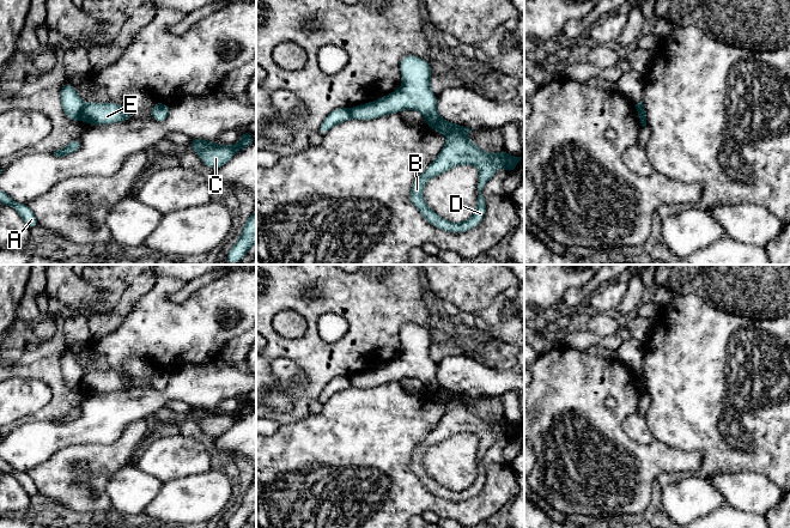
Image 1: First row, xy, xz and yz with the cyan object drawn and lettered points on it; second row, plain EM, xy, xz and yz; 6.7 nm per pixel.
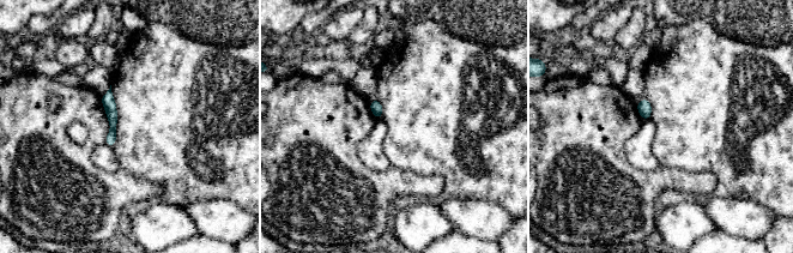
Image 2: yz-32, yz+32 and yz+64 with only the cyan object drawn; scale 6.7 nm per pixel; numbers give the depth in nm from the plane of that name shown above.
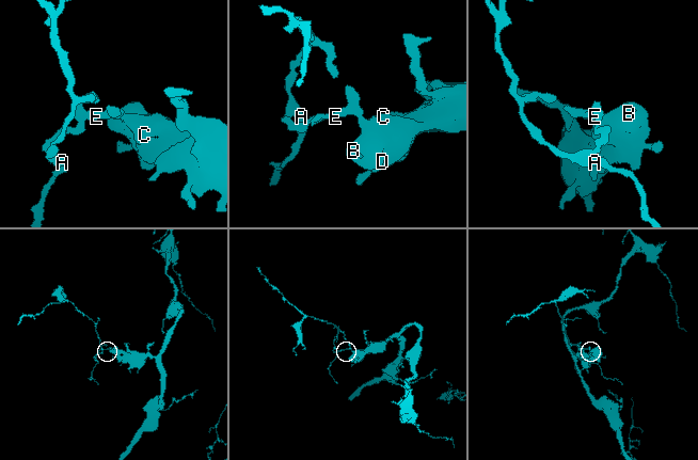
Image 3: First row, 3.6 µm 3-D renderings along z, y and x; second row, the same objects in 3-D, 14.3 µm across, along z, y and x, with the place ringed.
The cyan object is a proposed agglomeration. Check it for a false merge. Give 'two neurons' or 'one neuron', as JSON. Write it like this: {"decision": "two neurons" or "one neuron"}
{"decision": "two neurons"}

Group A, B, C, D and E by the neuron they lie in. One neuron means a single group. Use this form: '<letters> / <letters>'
A / B C D E

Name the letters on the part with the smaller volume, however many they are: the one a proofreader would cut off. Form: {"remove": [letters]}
{"remove": ["A"]}

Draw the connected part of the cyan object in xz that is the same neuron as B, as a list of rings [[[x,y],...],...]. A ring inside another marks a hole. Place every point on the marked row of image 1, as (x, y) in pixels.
[[[406,55],[400,62],[400,71],[403,84],[399,90],[375,102],[352,108],[351,116],[358,120],[372,120],[393,113],[399,114],[402,109],[413,109],[424,115],[429,127],[446,134],[449,138],[439,156],[413,182],[409,199],[432,226],[454,233],[472,230],[482,220],[486,213],[486,201],[481,194],[486,183],[500,165],[505,168],[506,175],[515,170],[522,157],[511,157],[506,153],[505,148],[498,154],[486,153],[467,139],[466,135],[473,128],[450,123],[438,115],[436,109],[437,95],[430,90],[432,72],[426,60],[414,55]],[[462,164],[472,164],[480,170],[476,210],[469,219],[462,223],[450,223],[426,205],[424,186],[430,178]]]

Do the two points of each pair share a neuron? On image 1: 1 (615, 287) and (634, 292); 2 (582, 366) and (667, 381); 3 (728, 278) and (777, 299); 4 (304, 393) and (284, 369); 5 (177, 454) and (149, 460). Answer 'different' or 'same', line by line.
1: different
2: different
3: same
4: different
5: same

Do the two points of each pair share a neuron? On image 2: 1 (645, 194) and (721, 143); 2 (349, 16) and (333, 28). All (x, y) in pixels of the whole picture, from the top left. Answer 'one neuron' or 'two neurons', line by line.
1: two neurons
2: one neuron

